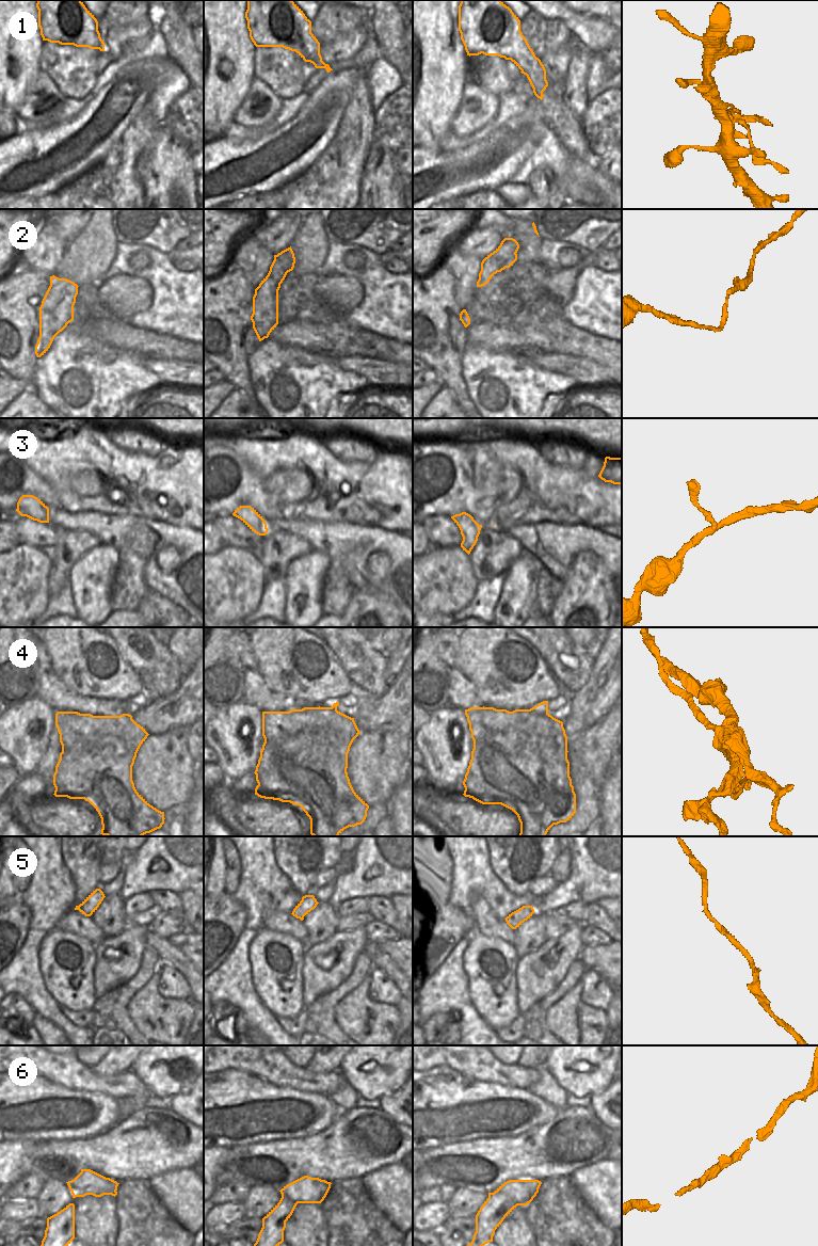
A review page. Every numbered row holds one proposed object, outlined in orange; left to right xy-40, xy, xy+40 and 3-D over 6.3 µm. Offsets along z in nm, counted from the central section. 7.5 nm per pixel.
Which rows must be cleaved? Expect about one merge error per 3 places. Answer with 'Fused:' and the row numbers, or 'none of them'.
Fused: 1, 4

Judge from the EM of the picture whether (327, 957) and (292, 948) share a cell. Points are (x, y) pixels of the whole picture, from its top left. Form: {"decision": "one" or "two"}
{"decision": "two"}

